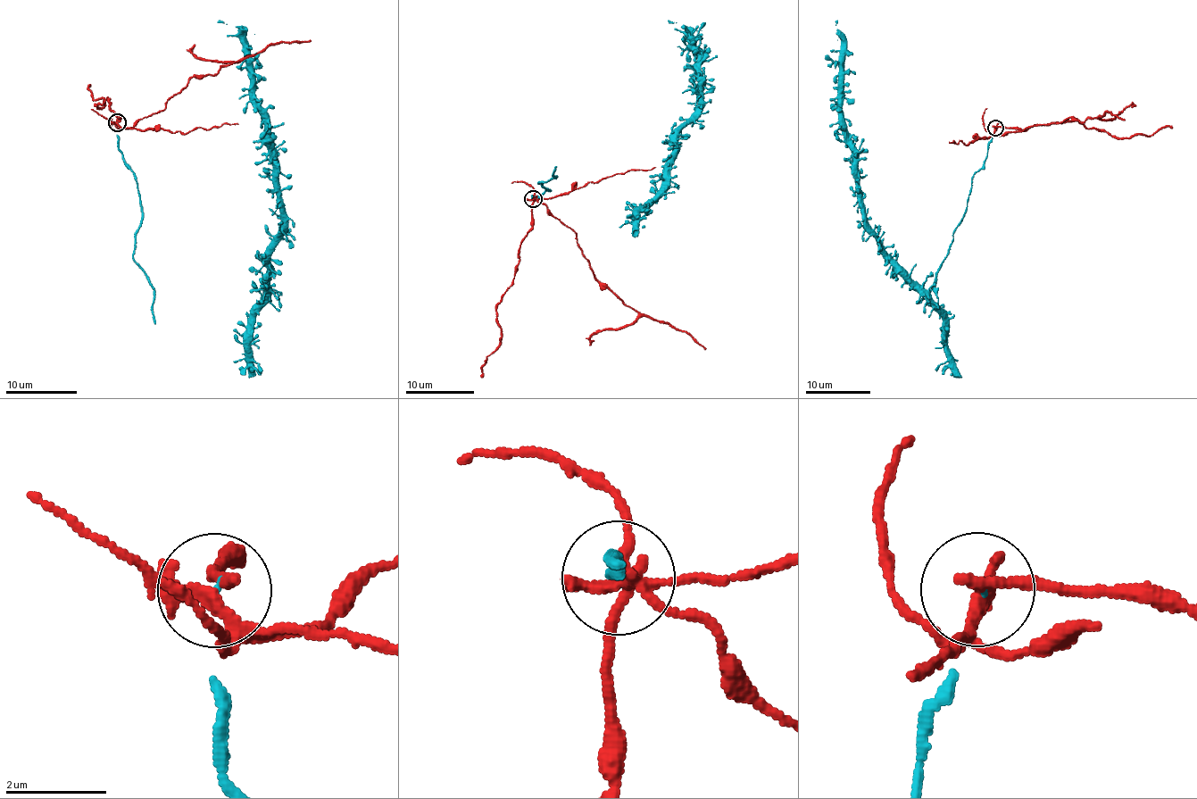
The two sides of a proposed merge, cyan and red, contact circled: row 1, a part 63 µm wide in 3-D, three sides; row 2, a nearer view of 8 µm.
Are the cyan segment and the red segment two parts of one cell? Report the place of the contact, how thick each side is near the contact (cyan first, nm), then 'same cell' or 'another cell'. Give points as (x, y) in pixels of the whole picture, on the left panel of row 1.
place (117, 122); calibres 40 and 240 nm; another cell

